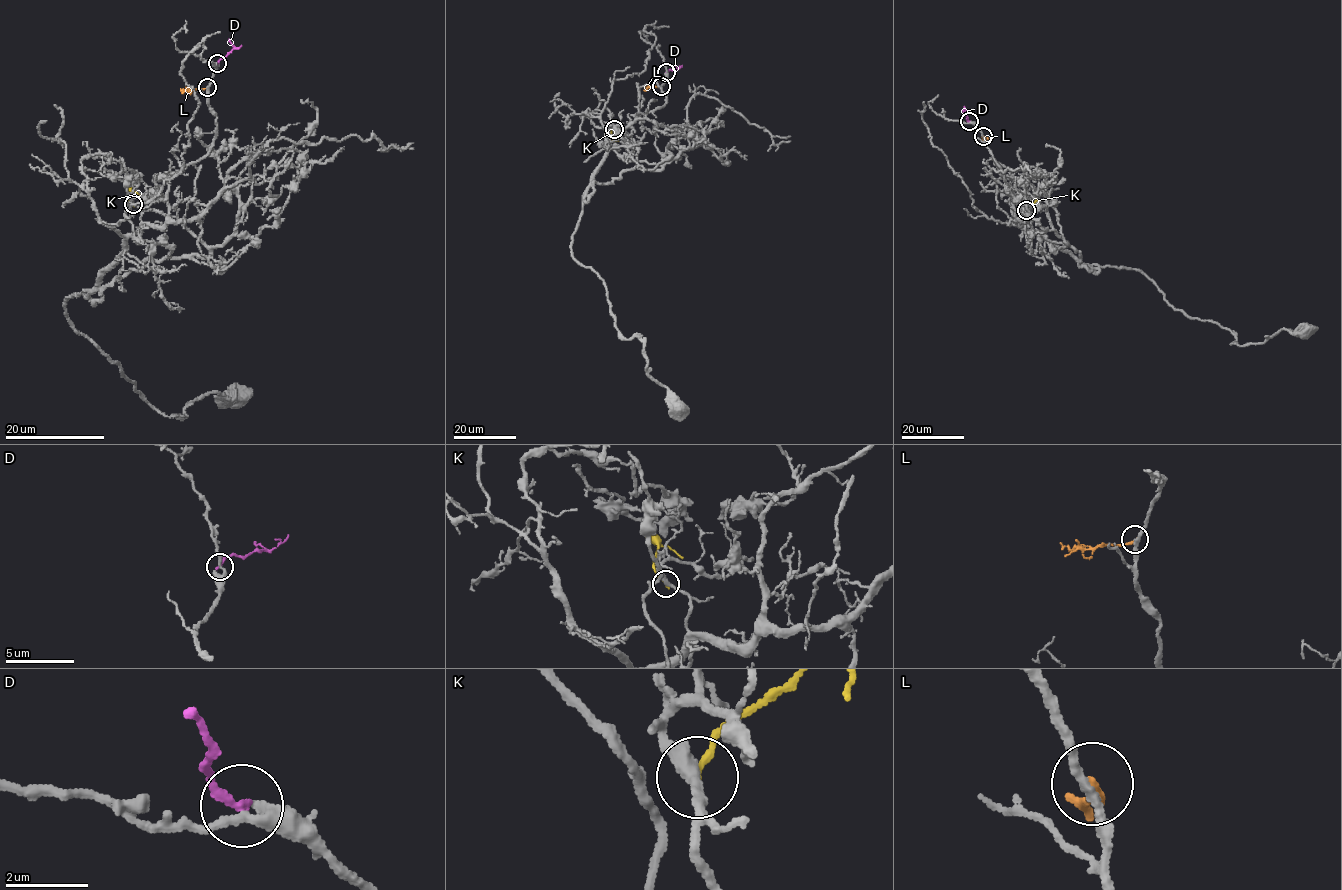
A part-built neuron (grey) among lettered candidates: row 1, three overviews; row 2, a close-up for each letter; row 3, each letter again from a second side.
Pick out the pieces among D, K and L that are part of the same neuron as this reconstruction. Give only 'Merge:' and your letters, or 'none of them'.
Merge: D

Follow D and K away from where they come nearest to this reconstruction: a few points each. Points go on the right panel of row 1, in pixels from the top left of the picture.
D: (969, 122), (964, 106)
K: (1026, 211), (1035, 202), (1038, 204)

